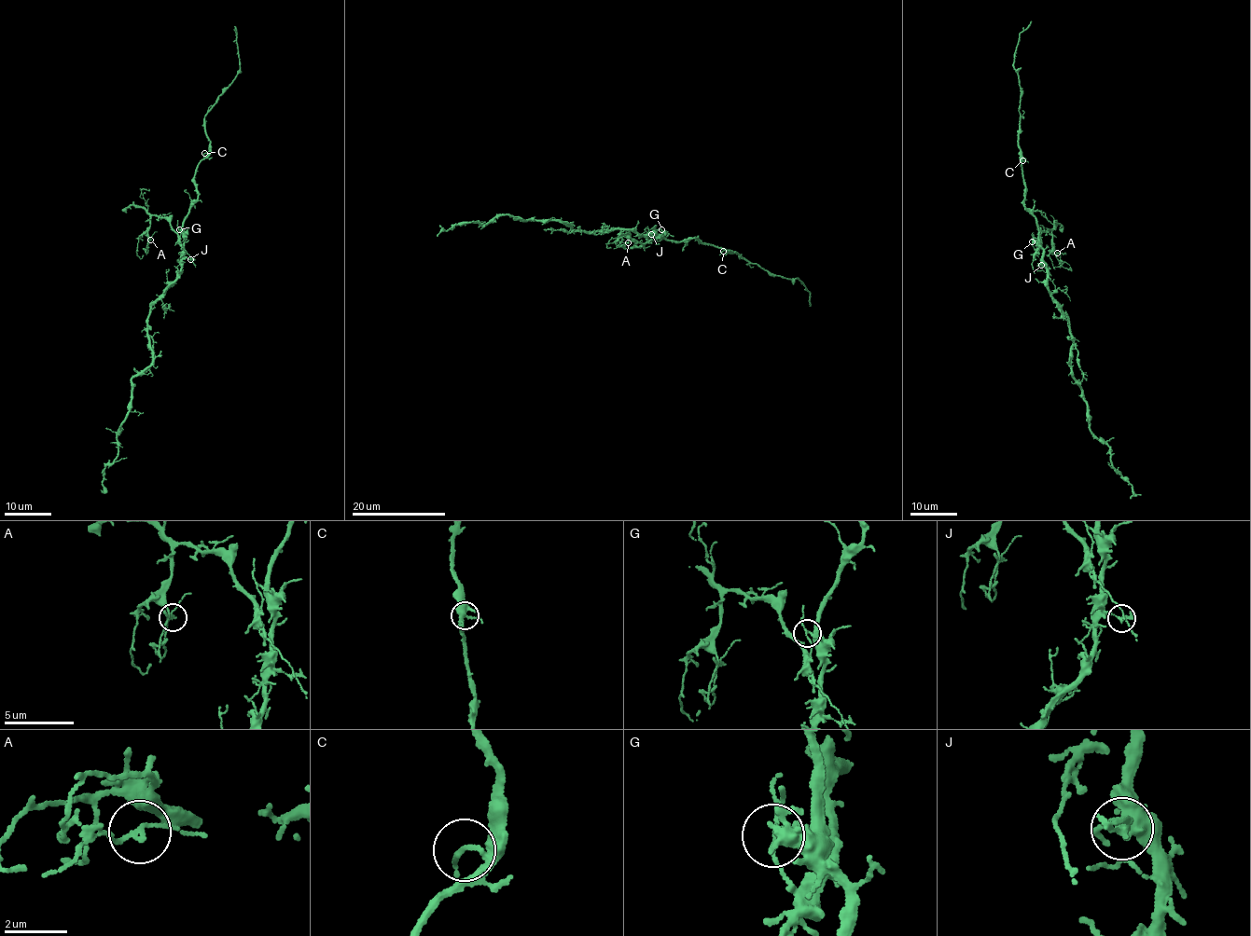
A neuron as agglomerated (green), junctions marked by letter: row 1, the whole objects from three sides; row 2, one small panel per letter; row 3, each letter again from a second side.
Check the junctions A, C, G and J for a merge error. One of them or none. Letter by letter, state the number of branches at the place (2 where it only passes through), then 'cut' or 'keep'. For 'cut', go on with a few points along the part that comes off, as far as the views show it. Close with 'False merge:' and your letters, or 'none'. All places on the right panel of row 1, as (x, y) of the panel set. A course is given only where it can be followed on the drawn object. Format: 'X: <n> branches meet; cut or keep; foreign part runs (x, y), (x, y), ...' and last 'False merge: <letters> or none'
A: 3 branches meet; keep
C: 3 branches meet; keep
G: 3 branches meet; cut; foreign part runs (1032, 241), (1035, 248), (1040, 245), (1042, 232), (1050, 230), (1049, 258), (1058, 267), (1062, 264), (1054, 244)
J: 3 branches meet; keep
False merge: G

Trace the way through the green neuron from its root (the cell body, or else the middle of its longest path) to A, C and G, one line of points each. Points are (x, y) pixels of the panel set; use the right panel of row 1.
A: (1047, 267), (1038, 247), (1042, 232), (1051, 231), (1049, 258), (1054, 267), (1062, 265), (1057, 253)
C: (1047, 267), (1037, 225), (1024, 203), (1022, 160)
G: (1047, 267), (1042, 248), (1032, 241)

